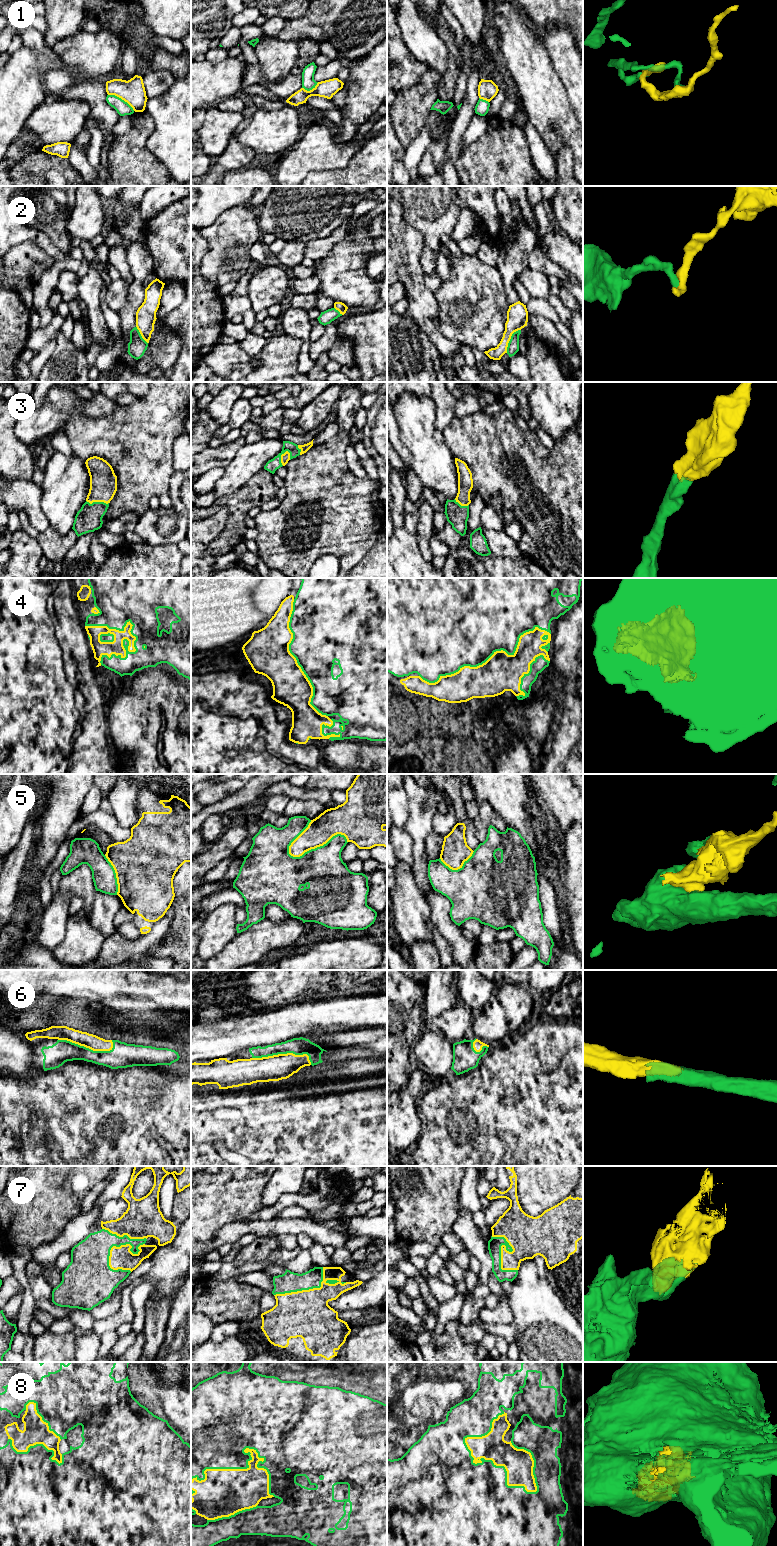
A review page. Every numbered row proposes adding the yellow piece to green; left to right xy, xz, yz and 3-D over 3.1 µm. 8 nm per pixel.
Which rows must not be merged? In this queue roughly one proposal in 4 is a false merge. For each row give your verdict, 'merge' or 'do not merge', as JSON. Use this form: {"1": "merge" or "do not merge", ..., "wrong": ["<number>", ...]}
{"1": "do not merge", "2": "do not merge", "3": "merge", "4": "merge", "5": "merge", "6": "merge", "7": "merge", "8": "merge", "wrong": ["1", "2"]}

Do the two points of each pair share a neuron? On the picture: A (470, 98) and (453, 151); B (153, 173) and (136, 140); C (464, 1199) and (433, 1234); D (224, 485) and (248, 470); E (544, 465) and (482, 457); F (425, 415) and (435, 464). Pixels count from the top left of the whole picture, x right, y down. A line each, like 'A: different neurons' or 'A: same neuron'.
A: same neuron
B: same neuron
C: different neurons
D: same neuron
E: same neuron
F: same neuron

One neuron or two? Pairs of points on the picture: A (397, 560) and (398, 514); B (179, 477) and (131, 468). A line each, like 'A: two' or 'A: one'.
A: two
B: two

